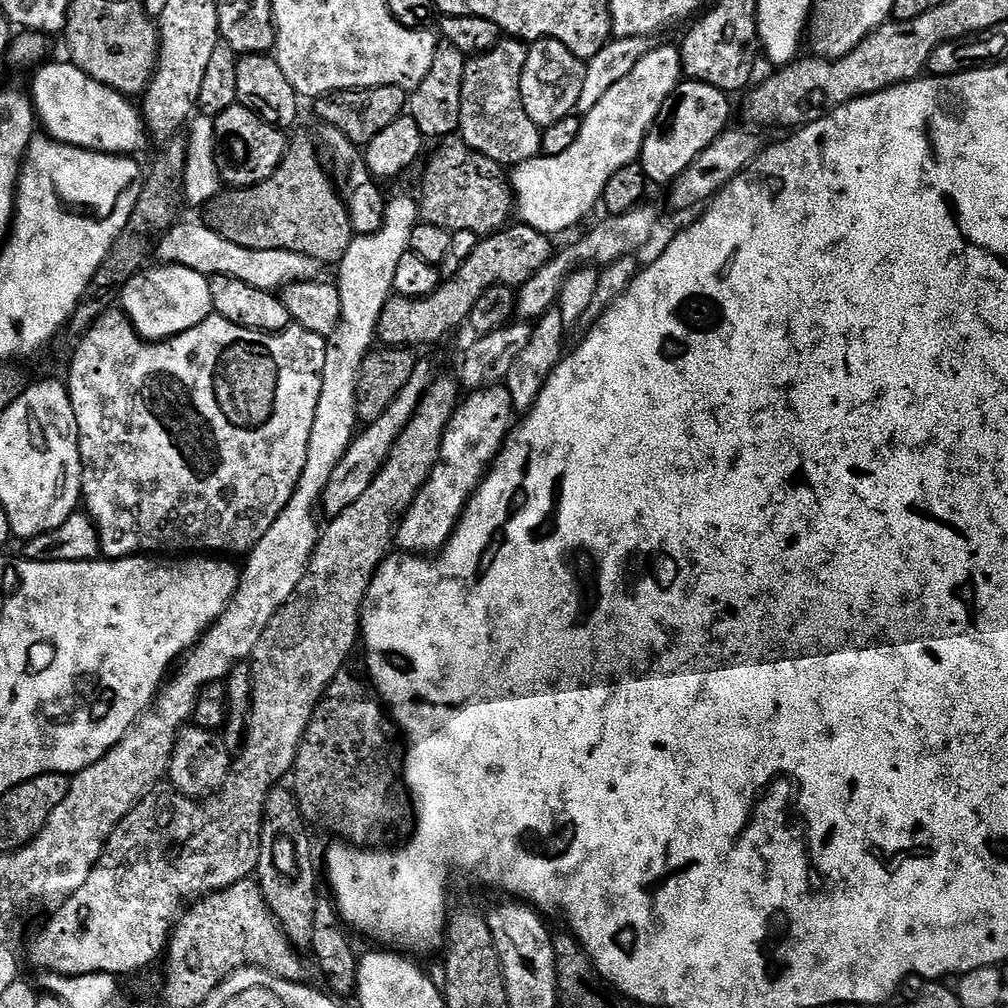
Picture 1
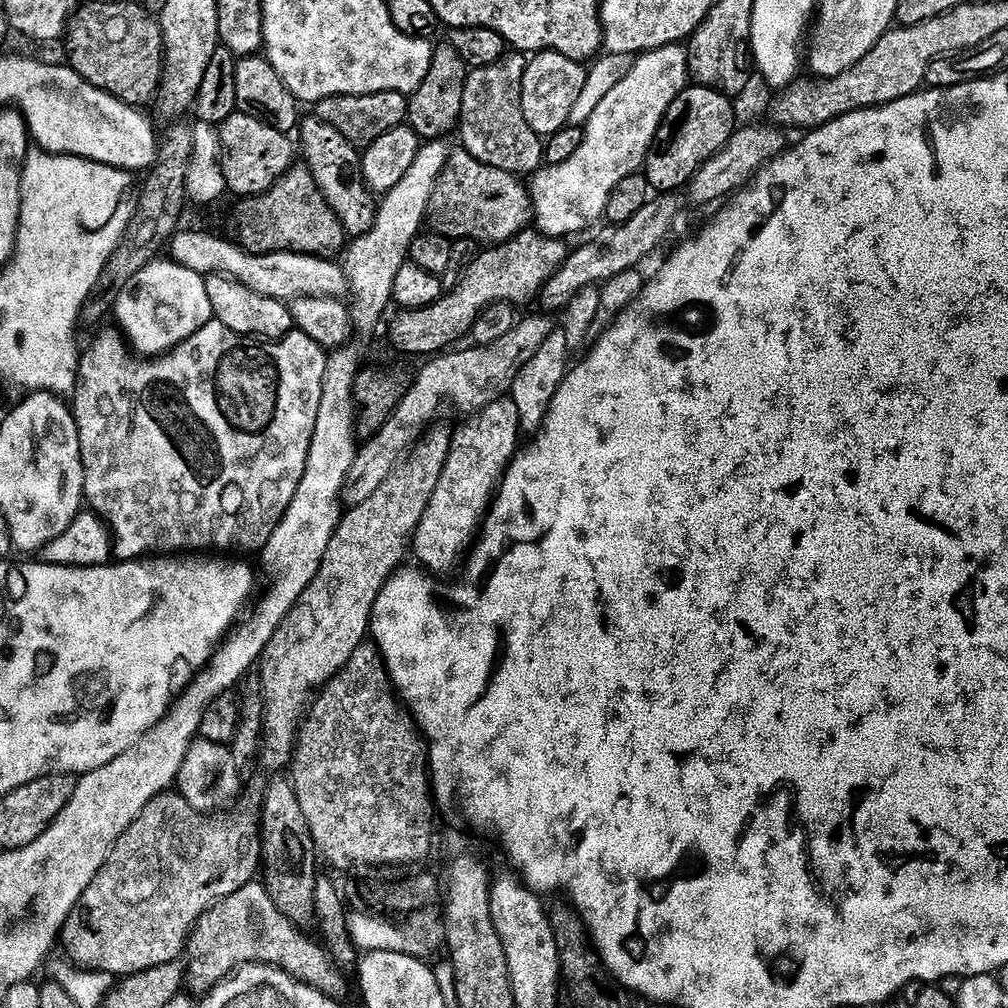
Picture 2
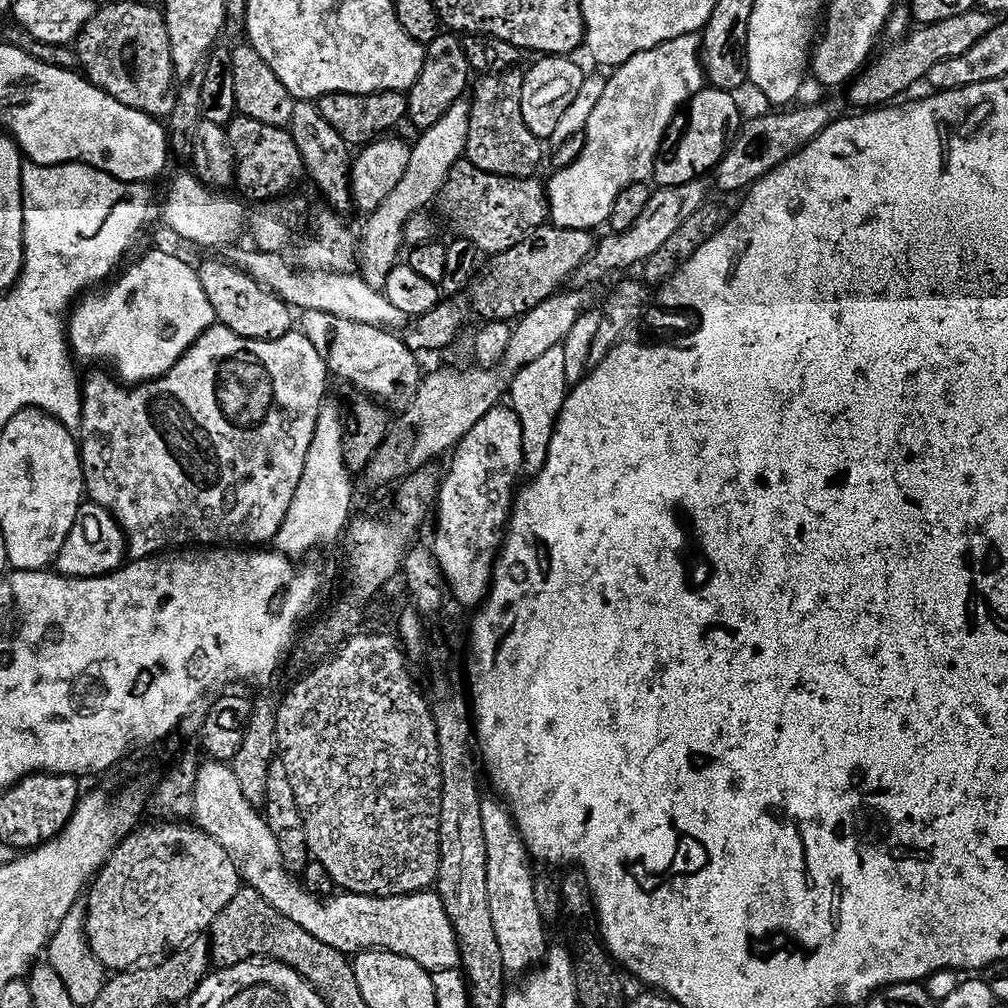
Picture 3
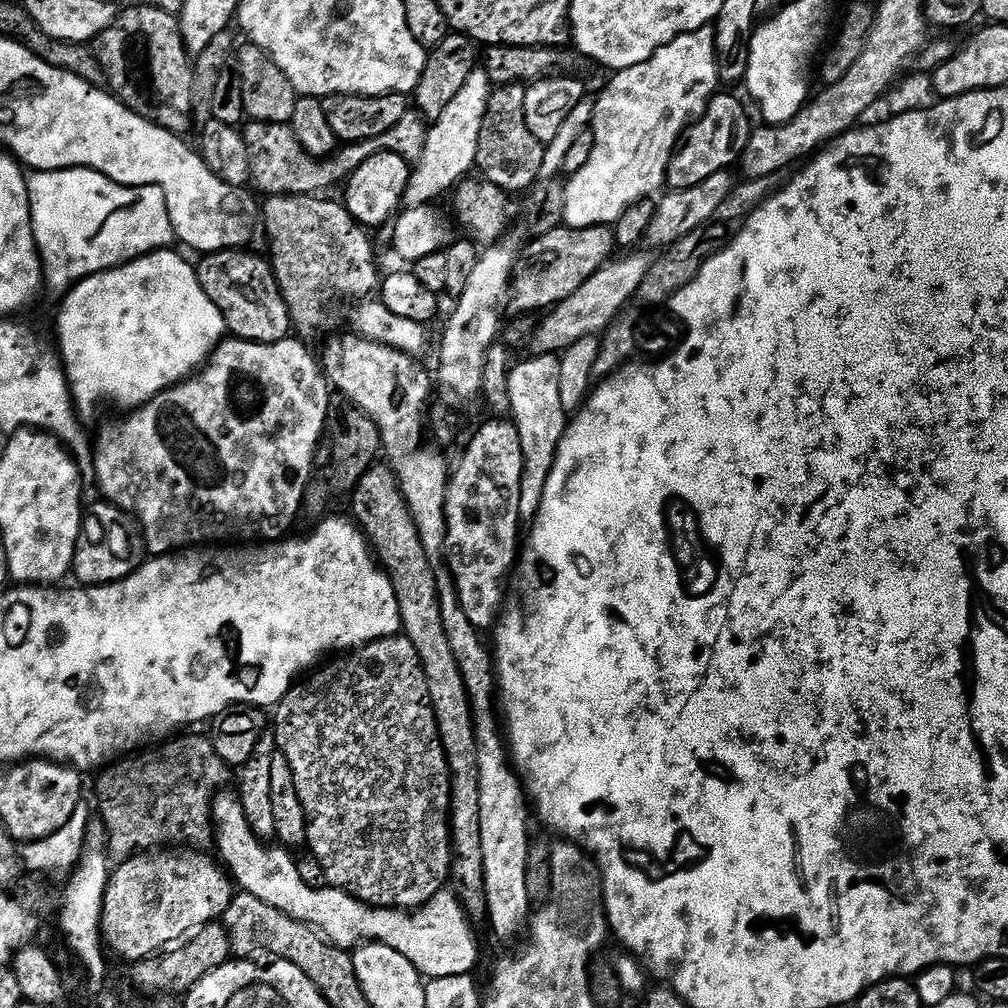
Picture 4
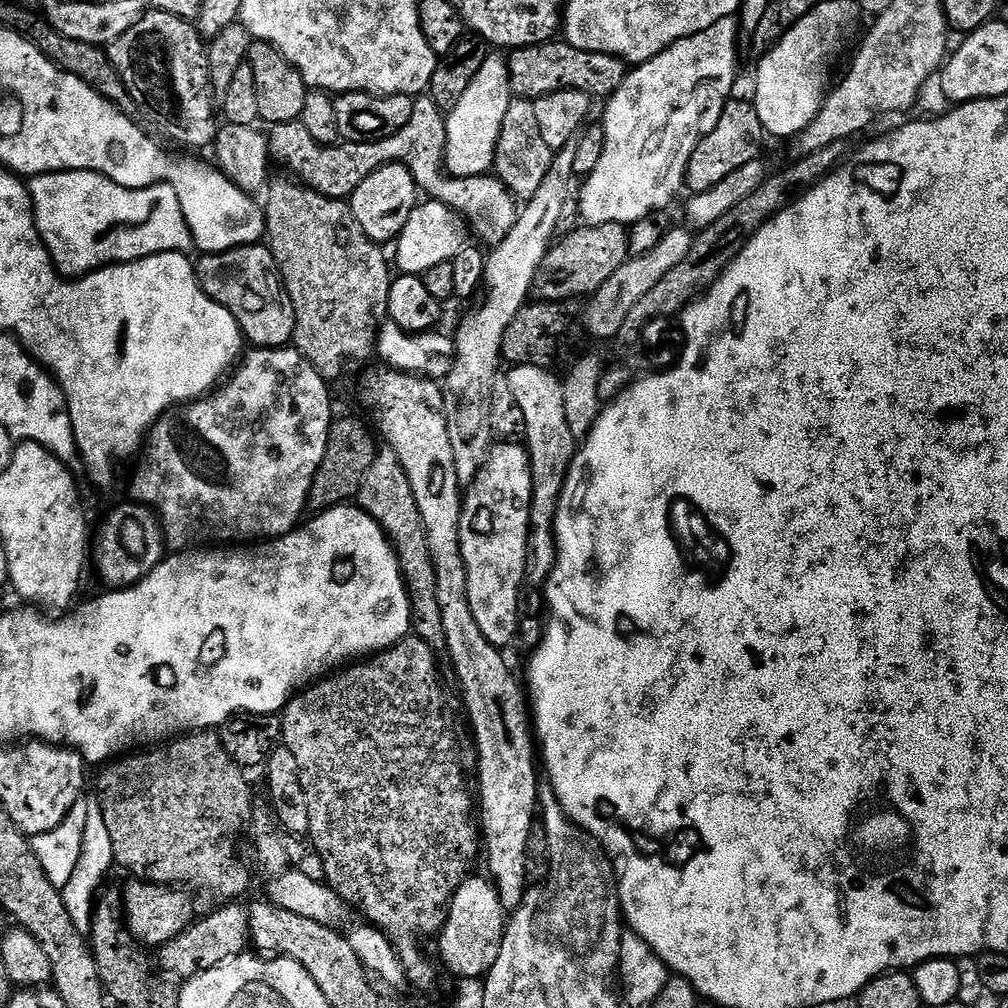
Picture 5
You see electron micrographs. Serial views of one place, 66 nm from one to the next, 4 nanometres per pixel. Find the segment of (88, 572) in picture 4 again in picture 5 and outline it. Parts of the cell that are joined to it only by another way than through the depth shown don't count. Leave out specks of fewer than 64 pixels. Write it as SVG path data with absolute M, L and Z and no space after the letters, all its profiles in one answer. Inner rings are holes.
M135 502L120 504L104 520L100 537L94 540L94 560L100 571L100 580L109 589L128 588L136 584L154 566L158 566L166 555L164 530L160 527L160 517L151 508Z

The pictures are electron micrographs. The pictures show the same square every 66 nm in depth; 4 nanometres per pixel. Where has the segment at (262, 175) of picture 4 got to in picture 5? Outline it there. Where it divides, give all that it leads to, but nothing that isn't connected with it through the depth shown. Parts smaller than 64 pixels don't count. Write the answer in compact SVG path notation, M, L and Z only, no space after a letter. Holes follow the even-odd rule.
M420 94L414 100L414 114L410 114L410 122L398 130L390 138L382 138L382 142L366 142L365 144L319 144L306 131L299 120L271 125L267 133L268 150L273 161L276 160L284 168L289 168L291 175L299 183L305 184L316 192L335 200L347 201L362 186L362 182L374 170L387 164L405 164L410 174L416 179L416 187L425 197L459 212L470 222L474 236L488 246L503 242L515 226L518 215L518 201L508 187L492 174L482 176L450 176L446 171L444 155L446 154L446 119L445 109L439 108L431 95Z

